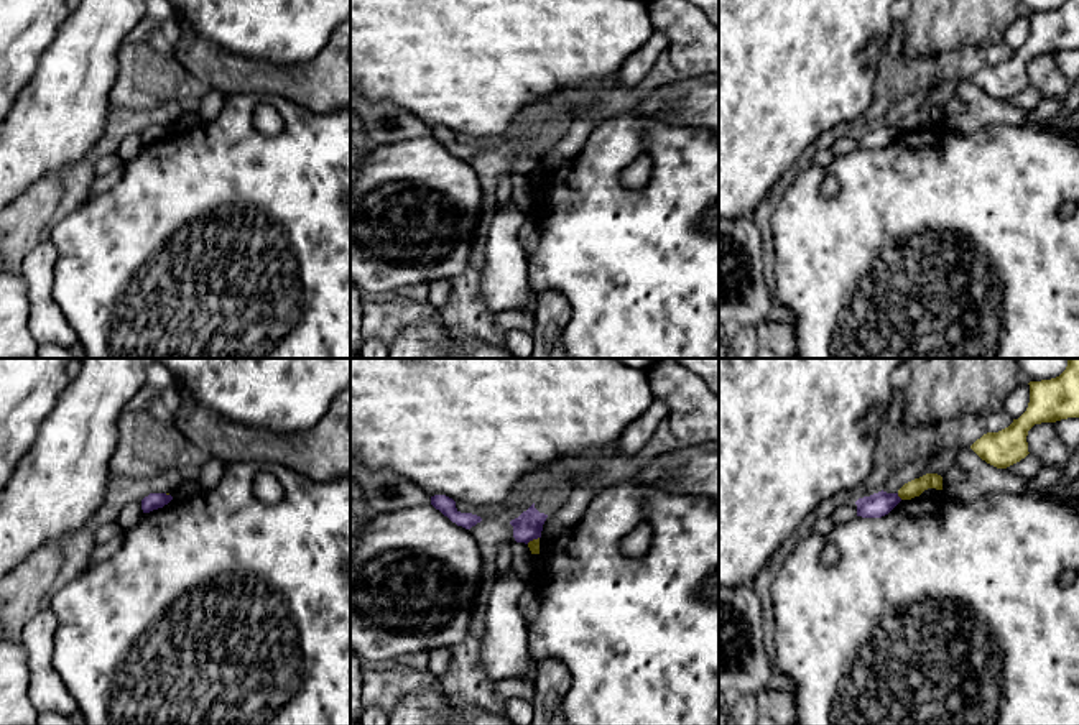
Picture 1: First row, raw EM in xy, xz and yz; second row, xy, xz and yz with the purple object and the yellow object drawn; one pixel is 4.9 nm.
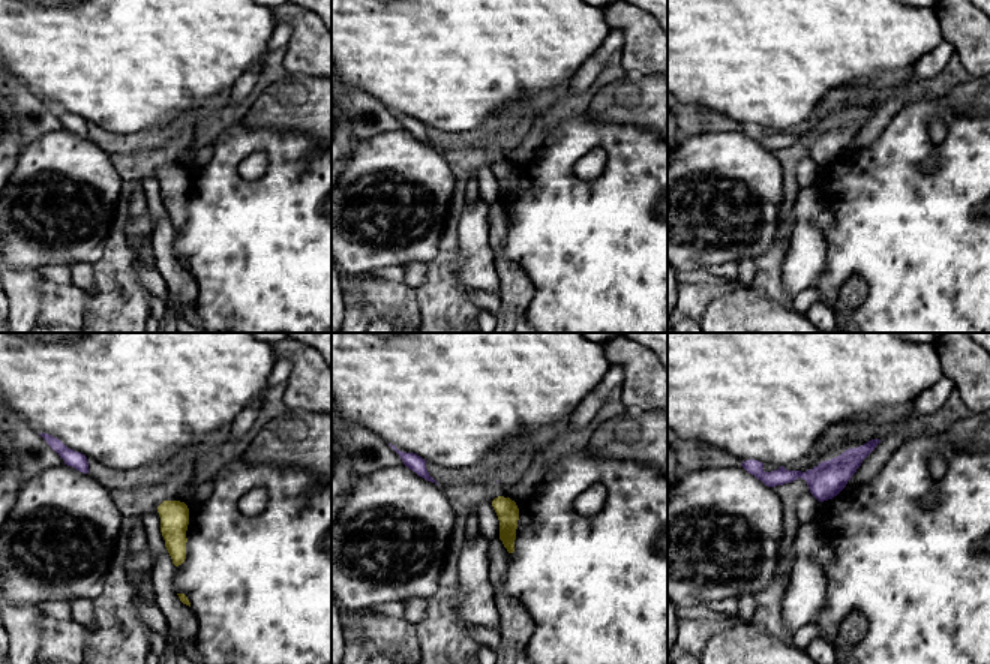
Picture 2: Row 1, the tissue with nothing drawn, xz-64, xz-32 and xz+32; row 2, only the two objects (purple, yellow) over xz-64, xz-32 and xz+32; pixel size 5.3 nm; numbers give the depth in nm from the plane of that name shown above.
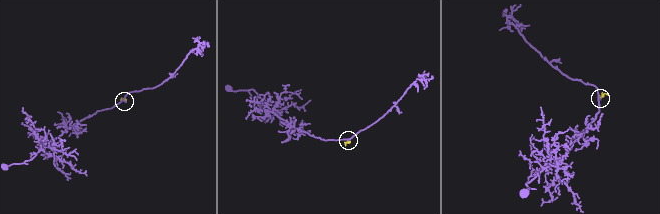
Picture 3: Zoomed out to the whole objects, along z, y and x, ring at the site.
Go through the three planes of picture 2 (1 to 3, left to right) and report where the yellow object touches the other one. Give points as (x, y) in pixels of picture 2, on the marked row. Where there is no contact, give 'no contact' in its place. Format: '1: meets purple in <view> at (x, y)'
1: no contact
2: no contact
3: no contact

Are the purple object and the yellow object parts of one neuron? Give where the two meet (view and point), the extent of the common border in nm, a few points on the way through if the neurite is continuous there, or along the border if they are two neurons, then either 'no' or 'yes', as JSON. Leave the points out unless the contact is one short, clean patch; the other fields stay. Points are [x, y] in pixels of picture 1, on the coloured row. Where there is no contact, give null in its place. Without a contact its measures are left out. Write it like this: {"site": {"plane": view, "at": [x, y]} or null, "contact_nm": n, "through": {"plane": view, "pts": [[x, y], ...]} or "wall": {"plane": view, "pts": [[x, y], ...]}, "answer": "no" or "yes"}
{"site": {"plane": "yz", "at": [898, 497]}, "contact_nm": 40, "wall": {"plane": "yz", "pts": [[897, 494], [902, 498]]}, "answer": "no"}

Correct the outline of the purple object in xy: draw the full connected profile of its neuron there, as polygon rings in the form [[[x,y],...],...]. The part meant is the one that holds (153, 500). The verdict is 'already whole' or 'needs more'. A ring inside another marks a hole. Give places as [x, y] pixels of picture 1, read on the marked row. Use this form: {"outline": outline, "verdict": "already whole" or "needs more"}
{"outline": [[[150,493],[141,500],[141,510],[143,513],[150,513],[153,510],[163,508],[173,500],[171,495],[166,493]]], "verdict": "already whole"}

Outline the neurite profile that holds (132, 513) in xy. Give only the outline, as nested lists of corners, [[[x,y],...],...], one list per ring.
[[[133,501],[133,503],[128,503],[122,510],[117,523],[118,523],[120,529],[125,533],[125,531],[135,528],[143,515],[145,513],[141,510],[141,501]]]

